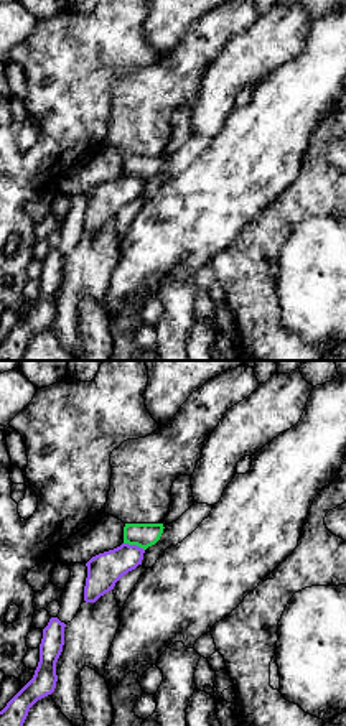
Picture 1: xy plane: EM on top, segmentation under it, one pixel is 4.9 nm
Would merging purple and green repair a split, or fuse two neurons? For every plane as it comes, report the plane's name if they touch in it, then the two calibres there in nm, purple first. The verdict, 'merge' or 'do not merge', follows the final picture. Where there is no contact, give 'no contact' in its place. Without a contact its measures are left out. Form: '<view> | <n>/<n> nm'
xy | 170/120 nm

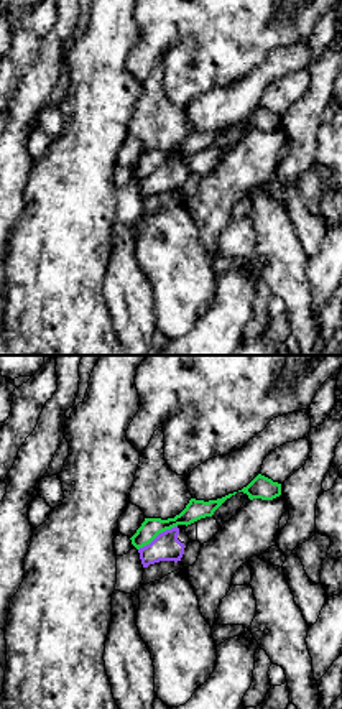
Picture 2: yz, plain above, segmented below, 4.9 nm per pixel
yz | 140/100 nm

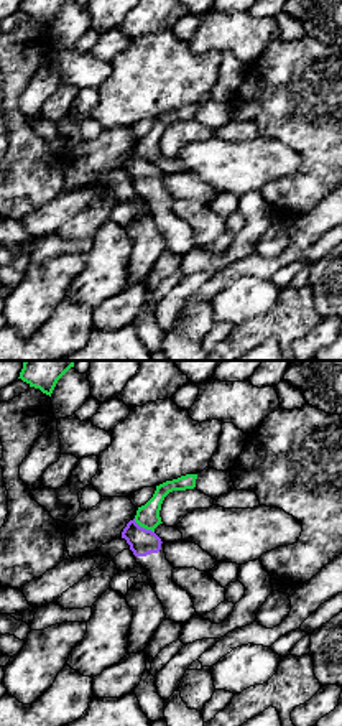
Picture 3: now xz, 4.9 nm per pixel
xz | 130/110 nm

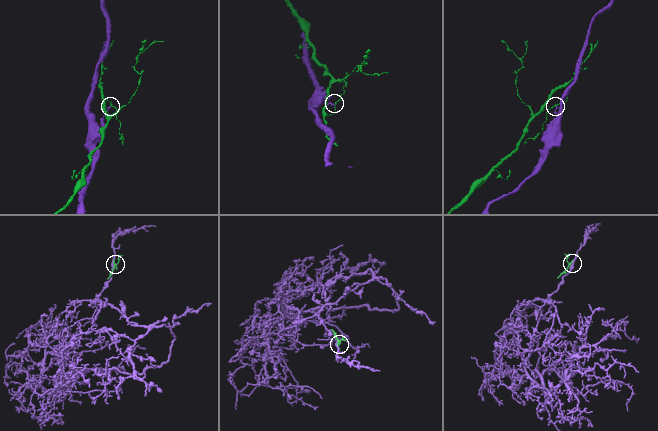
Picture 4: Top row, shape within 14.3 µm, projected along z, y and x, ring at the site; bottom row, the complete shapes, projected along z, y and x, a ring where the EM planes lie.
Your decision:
do not merge

